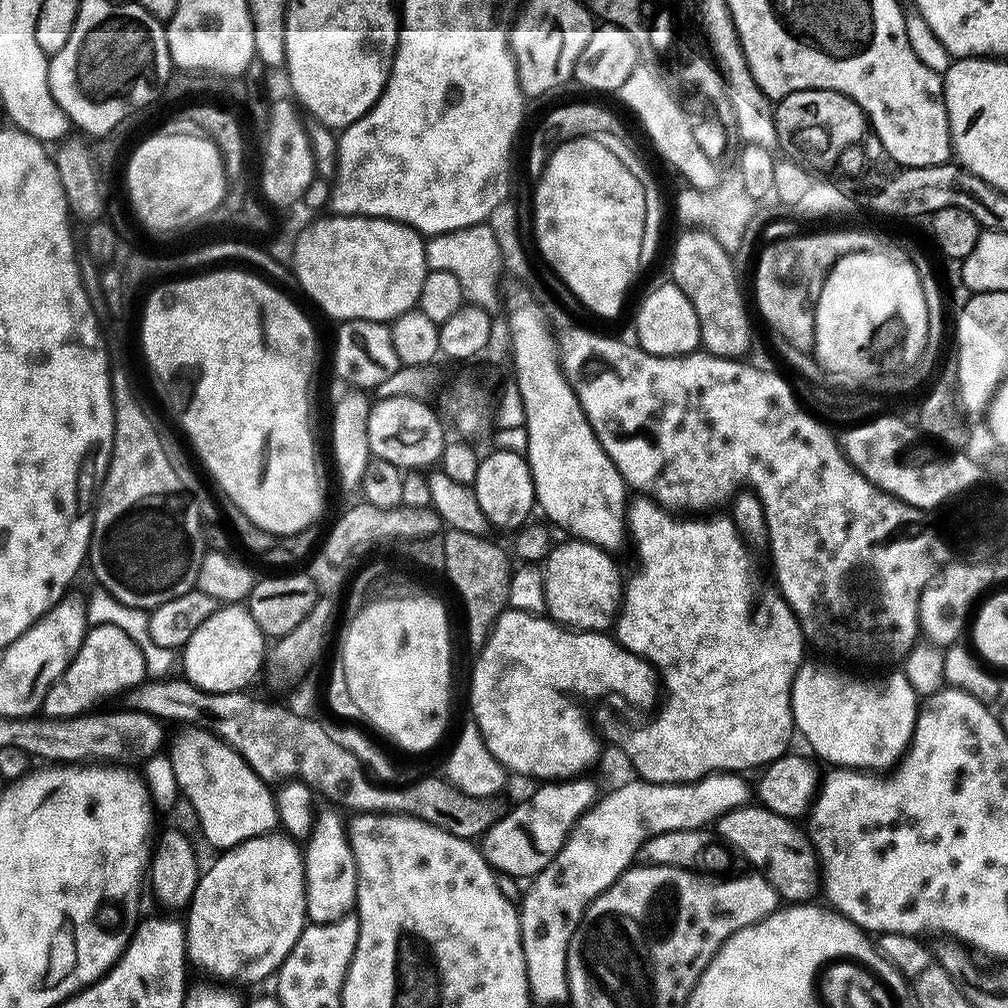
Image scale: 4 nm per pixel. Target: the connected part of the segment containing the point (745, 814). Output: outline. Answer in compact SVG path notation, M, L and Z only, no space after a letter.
M763 806L736 808L715 821L714 831L729 848L753 864L759 875L774 886L777 897L784 902L808 902L817 895L822 873L818 867L816 849L807 835L795 828L791 819Z

